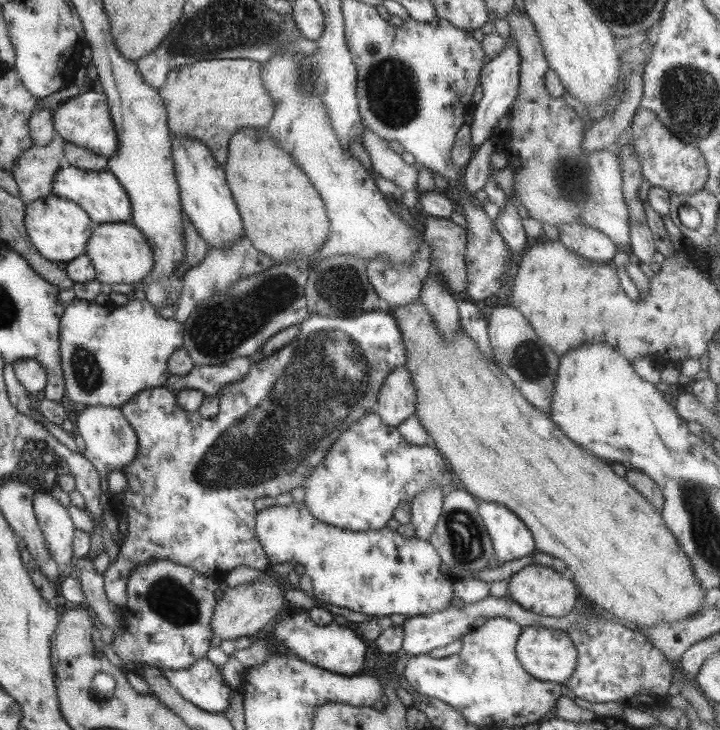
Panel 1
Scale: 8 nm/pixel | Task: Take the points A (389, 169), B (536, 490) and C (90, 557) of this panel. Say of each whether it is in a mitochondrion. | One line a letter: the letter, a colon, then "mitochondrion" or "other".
A: other
B: other
C: other

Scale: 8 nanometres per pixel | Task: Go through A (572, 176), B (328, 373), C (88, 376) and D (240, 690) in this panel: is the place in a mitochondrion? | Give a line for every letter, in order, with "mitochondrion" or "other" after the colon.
A: mitochondrion
B: mitochondrion
C: mitochondrion
D: other

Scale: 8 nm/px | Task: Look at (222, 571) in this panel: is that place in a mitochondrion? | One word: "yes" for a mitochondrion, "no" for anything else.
no

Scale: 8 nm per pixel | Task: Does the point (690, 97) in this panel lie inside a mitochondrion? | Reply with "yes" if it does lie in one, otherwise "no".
yes

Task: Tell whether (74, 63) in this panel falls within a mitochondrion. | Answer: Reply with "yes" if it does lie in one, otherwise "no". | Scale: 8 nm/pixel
no

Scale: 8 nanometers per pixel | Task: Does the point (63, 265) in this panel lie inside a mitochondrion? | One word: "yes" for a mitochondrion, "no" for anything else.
no

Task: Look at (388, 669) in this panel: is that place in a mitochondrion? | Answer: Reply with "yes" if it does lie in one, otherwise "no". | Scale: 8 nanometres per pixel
no

